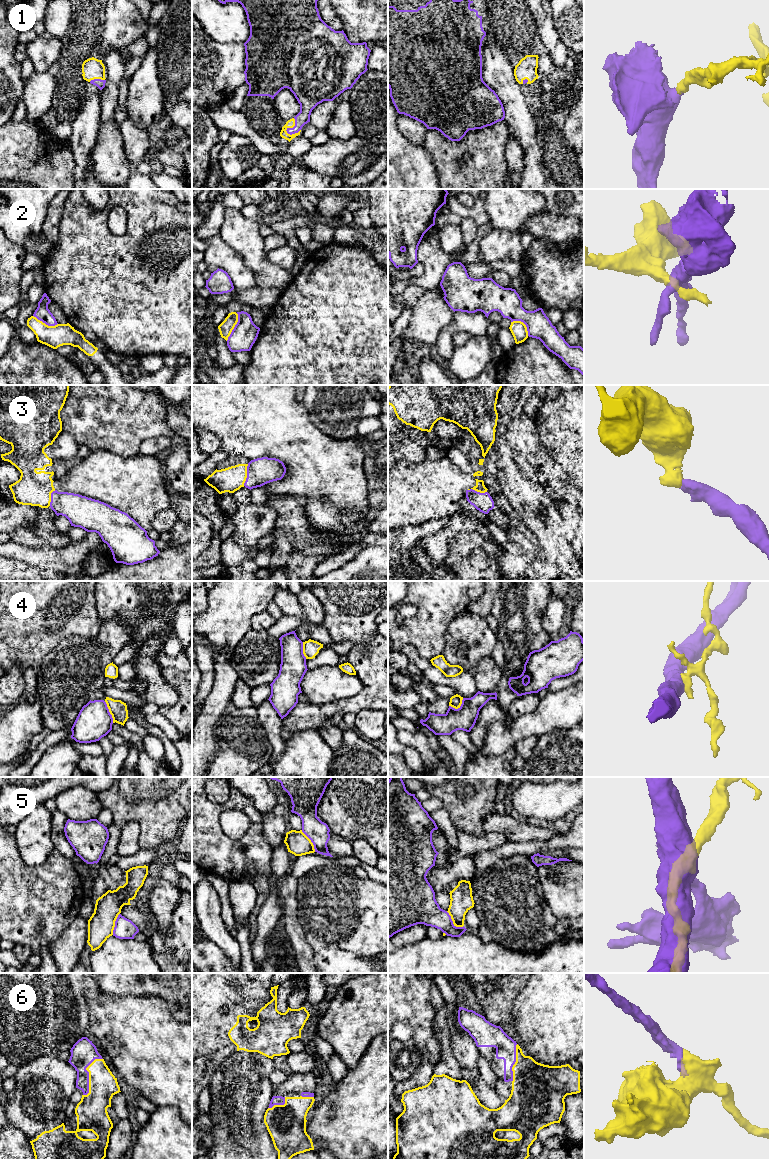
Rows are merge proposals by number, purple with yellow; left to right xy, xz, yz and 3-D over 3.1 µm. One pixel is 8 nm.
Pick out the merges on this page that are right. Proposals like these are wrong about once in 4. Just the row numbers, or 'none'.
1, 3, 6

